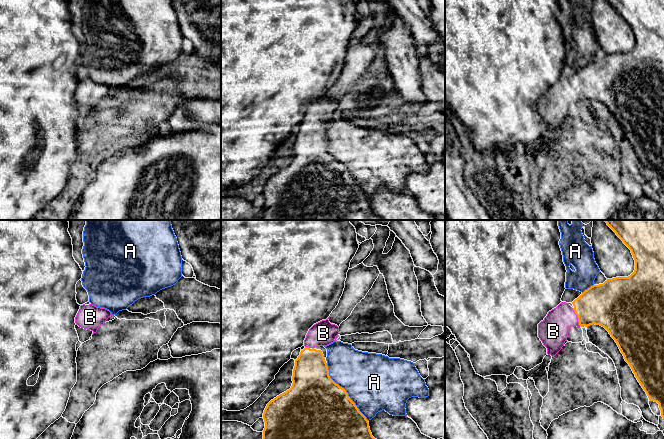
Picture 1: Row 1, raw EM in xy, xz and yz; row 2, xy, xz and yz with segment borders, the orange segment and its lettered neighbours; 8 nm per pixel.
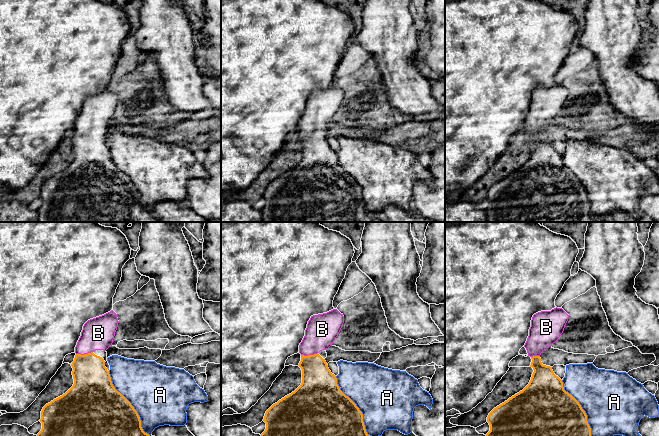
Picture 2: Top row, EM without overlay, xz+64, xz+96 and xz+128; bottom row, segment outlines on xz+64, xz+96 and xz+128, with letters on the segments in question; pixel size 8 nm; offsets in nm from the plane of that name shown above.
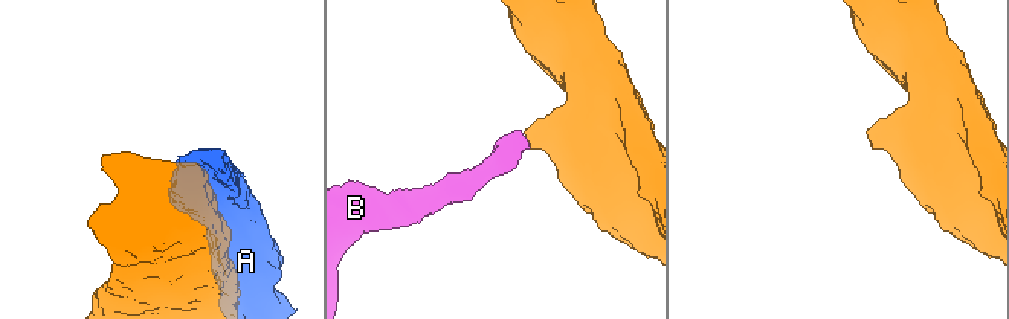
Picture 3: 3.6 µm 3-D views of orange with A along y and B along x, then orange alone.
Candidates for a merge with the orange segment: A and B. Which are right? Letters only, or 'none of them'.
B

